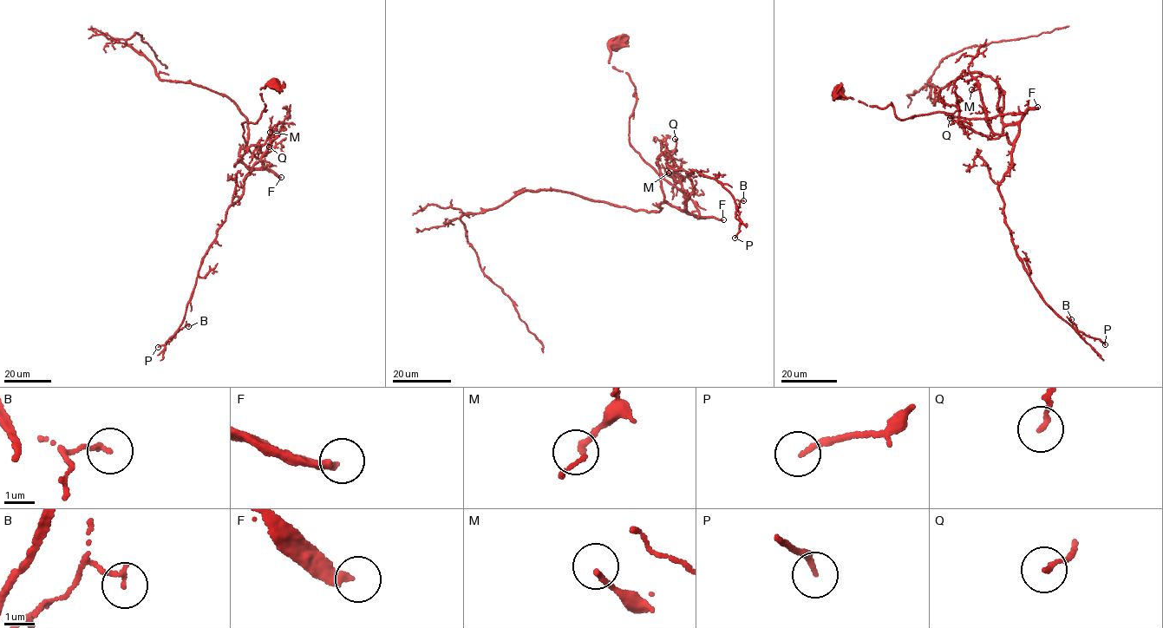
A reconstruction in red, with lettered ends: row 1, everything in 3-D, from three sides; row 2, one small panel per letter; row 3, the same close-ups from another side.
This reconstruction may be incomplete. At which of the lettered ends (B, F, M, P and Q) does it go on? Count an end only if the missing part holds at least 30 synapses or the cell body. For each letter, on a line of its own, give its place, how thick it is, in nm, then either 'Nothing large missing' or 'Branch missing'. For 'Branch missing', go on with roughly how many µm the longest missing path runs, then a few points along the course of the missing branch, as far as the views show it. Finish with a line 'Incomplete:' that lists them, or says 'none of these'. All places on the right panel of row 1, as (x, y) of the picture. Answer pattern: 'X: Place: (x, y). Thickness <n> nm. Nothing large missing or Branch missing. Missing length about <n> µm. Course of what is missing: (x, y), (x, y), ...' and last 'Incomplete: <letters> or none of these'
B: Place: (1071, 319). Thickness 140 nm. Nothing large missing
F: Place: (1037, 107). Thickness 280 nm. Branch missing. Missing length about 160 µm
M: Place: (971, 89). Thickness 170 nm. Nothing large missing
P: Place: (1105, 344). Thickness 150 nm. Nothing large missing
Q: Place: (950, 118). Thickness 140 nm. Nothing large missing
Incomplete: F

